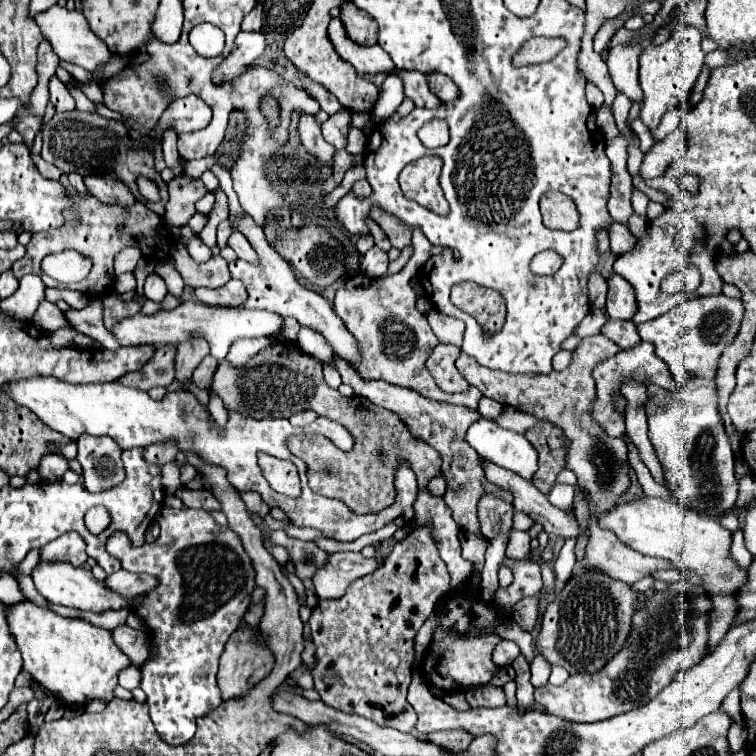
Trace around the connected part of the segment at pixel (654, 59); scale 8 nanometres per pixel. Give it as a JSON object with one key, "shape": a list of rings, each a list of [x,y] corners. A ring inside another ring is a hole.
{"shape":[[[679,23],[675,31],[661,45],[647,45],[639,55],[639,83],[643,89],[643,109],[641,121],[647,127],[657,127],[661,115],[689,101],[693,85],[701,73],[705,53],[701,51],[703,33],[689,23]]]}

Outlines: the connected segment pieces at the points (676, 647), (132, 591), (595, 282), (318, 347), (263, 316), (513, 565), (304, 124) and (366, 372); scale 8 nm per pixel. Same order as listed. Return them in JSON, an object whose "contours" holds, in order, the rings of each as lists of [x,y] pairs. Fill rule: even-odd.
{"contours":[[[[685,579],[671,583],[671,589],[651,593],[645,597],[643,607],[631,619],[629,639],[621,651],[595,673],[571,675],[563,685],[543,685],[535,689],[535,703],[567,721],[593,723],[603,721],[649,703],[663,687],[667,687],[681,671],[697,665],[707,649],[707,623],[713,603],[701,585]],[[675,613],[675,617],[671,615]],[[675,619],[675,631],[673,631]]],[[[121,569],[117,573],[111,573],[107,577],[107,583],[109,587],[113,587],[113,591],[121,595],[145,595],[159,585],[159,579],[153,575],[145,575],[145,573],[137,575]]],[[[593,275],[593,279],[589,281],[589,303],[591,303],[591,307],[603,309],[605,307],[605,295],[607,295],[607,283],[599,275]]],[[[301,327],[299,331],[299,339],[297,339],[299,347],[311,356],[323,361],[323,373],[325,373],[325,381],[337,389],[341,385],[341,373],[335,367],[335,358],[338,358],[333,347],[325,341],[325,337],[309,327]]],[[[183,301],[171,311],[159,311],[153,315],[143,315],[137,313],[133,317],[125,317],[123,321],[113,323],[111,333],[121,345],[179,345],[193,331],[199,331],[201,335],[207,337],[211,345],[211,357],[217,361],[223,361],[231,343],[239,337],[273,337],[277,335],[277,327],[281,327],[281,317],[277,313],[269,311],[247,311],[247,309],[219,309],[219,307],[209,307],[199,301]]],[[[505,559],[501,565],[509,567],[513,571],[514,580],[507,589],[498,588],[494,600],[505,609],[513,608],[514,605],[527,595],[537,595],[543,587],[539,563],[533,561],[511,561]]],[[[299,113],[299,137],[303,147],[325,167],[333,167],[333,153],[335,147],[329,145],[323,135],[321,135],[321,123],[315,119],[315,115],[309,113]]],[[[413,231],[413,255],[397,275],[385,279],[369,279],[367,275],[359,273],[337,289],[333,309],[345,323],[347,331],[355,337],[361,355],[359,363],[349,361],[349,365],[357,371],[357,375],[361,375],[361,379],[381,379],[399,387],[419,391],[427,399],[477,409],[481,391],[445,393],[439,389],[433,375],[425,367],[431,351],[439,345],[439,339],[433,335],[427,317],[423,317],[415,309],[417,295],[411,289],[409,279],[415,277],[425,265],[425,261],[429,259],[429,251],[431,243],[425,239],[425,235],[421,235],[421,231]]]]}

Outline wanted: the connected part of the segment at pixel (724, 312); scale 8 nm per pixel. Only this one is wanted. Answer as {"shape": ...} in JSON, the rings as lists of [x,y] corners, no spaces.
{"shape":[[[725,295],[689,299],[665,315],[639,325],[639,335],[643,341],[651,341],[655,345],[655,353],[663,359],[673,373],[679,387],[687,385],[693,377],[699,379],[715,379],[719,357],[729,343],[733,343],[739,333],[739,325],[743,319],[743,303],[739,299],[729,299]]]}

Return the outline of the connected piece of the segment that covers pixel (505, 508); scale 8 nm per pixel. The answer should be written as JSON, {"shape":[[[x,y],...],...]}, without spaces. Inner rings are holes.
{"shape":[[[485,493],[477,503],[477,517],[481,523],[481,535],[493,539],[499,533],[509,533],[513,523],[513,505],[503,499]]]}

